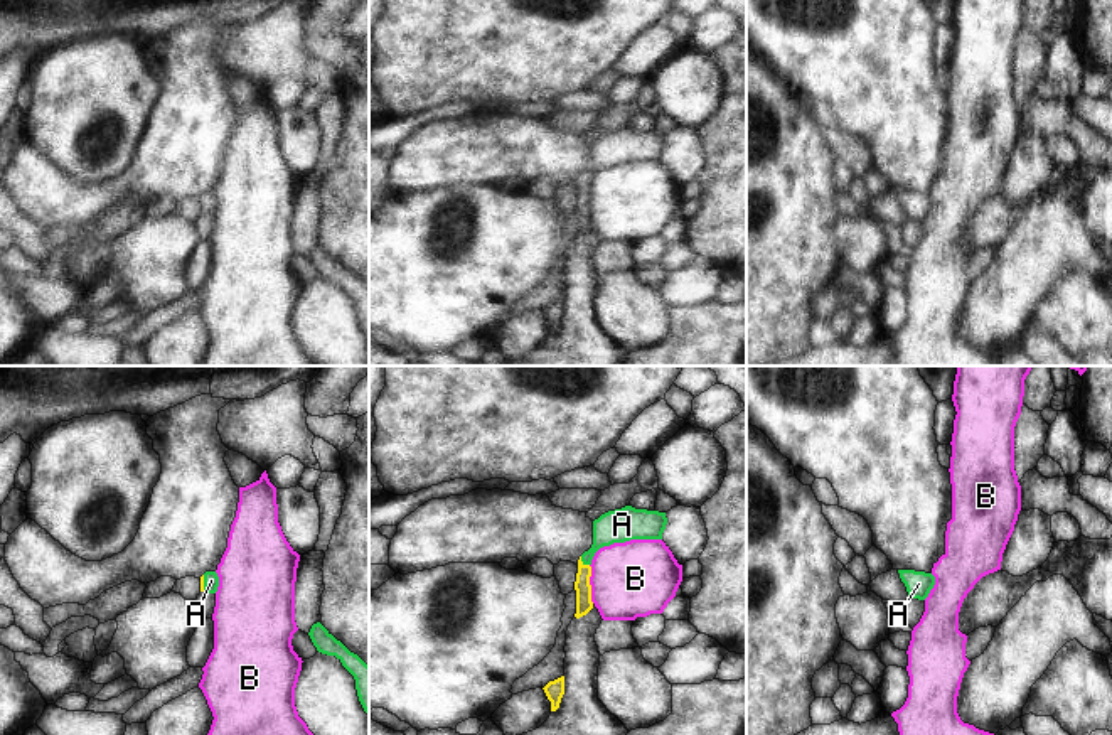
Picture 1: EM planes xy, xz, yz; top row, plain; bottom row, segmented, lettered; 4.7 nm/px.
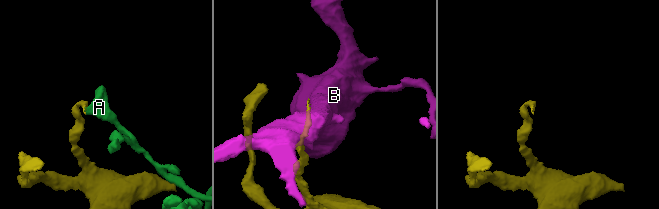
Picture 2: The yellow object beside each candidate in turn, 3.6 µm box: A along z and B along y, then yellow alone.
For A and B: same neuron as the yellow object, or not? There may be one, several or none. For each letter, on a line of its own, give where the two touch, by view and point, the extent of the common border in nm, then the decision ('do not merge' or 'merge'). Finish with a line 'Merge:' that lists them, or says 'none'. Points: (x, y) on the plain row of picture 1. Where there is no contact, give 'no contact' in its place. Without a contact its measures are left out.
A: xz (582, 184) | 60 nm | merge
B: xz (588, 206) | 190 nm | do not merge
Merge: A

